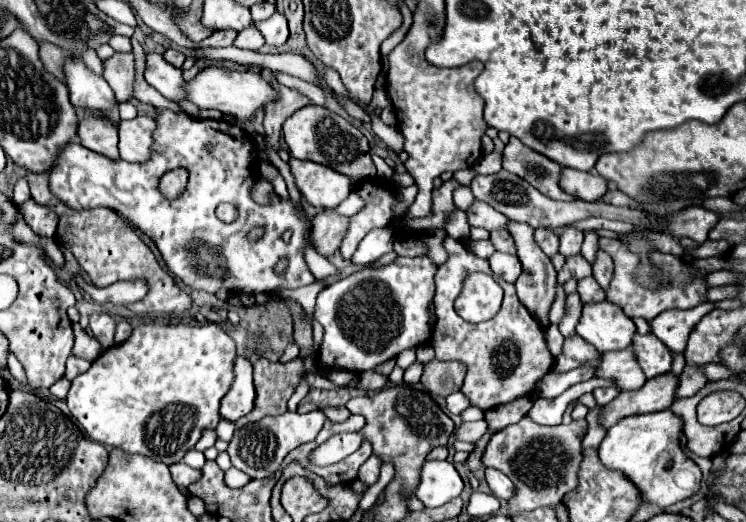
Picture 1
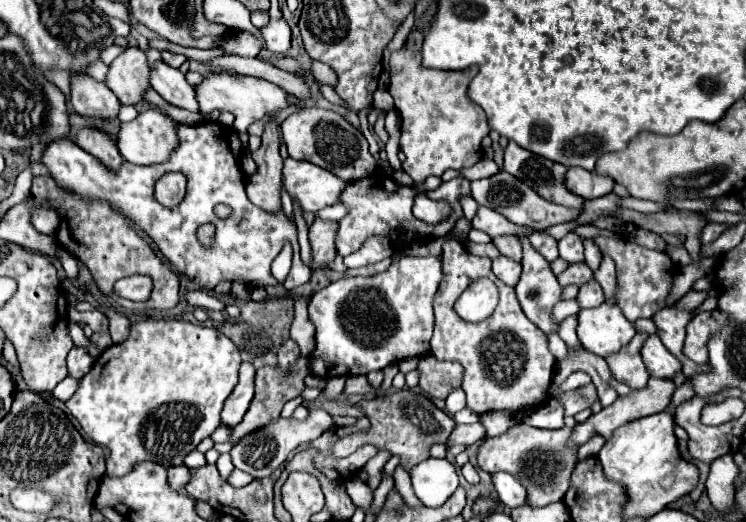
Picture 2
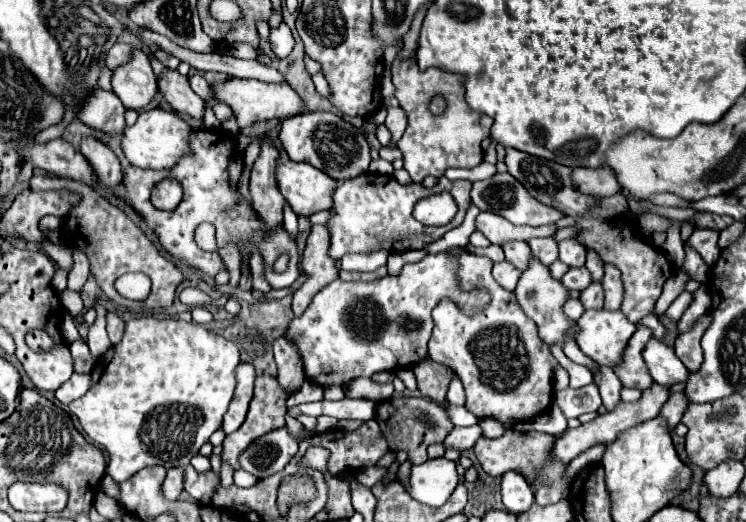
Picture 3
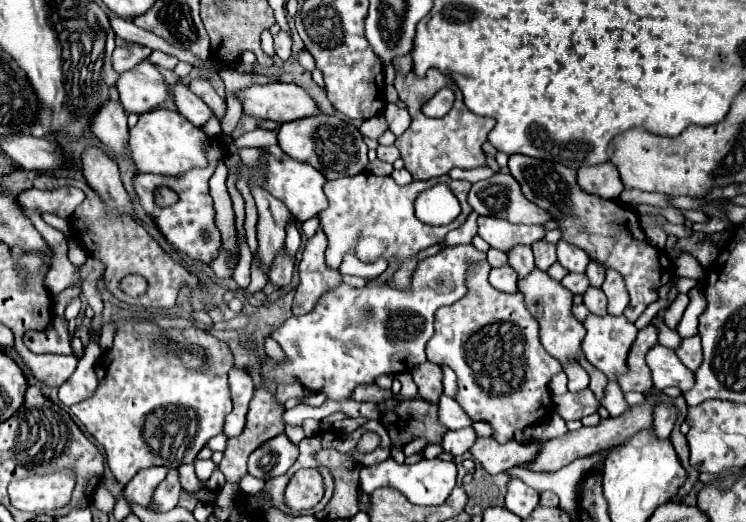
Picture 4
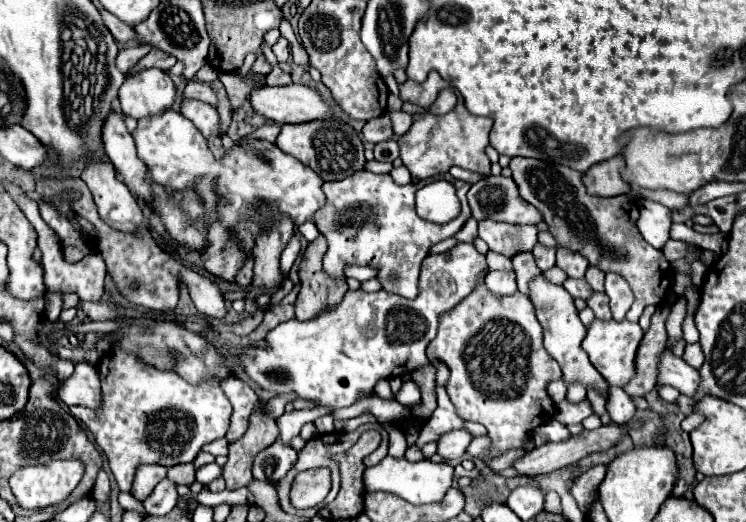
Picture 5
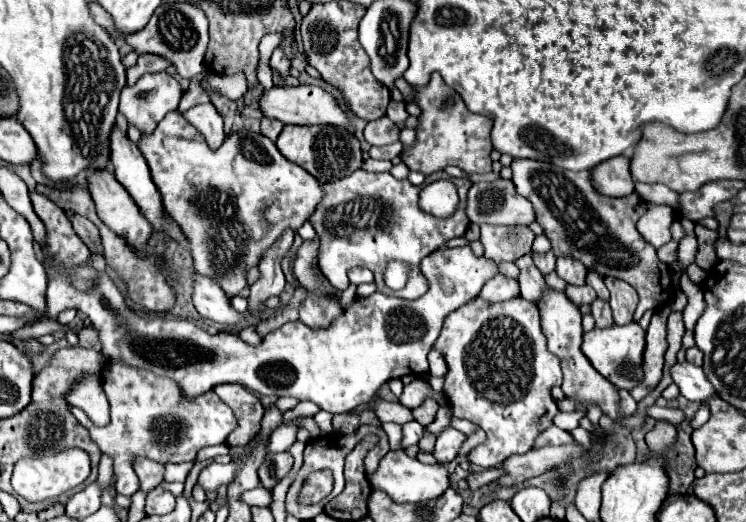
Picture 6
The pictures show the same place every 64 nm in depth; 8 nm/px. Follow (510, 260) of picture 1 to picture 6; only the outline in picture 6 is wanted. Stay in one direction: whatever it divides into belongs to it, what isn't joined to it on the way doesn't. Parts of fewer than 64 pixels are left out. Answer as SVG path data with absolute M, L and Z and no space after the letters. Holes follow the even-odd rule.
M496 274L492 280L488 280L480 292L480 298L496 304L496 302L504 302L510 298L518 296L518 282L512 278L506 278L502 274Z

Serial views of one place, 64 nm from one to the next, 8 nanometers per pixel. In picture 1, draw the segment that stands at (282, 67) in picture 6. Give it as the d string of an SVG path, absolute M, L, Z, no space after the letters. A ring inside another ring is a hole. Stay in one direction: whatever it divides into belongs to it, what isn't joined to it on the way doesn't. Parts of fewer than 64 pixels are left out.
M276 12L272 18L268 18L264 22L258 22L256 28L262 32L268 46L280 48L288 40L288 24L286 24L284 14L280 14L280 12Z

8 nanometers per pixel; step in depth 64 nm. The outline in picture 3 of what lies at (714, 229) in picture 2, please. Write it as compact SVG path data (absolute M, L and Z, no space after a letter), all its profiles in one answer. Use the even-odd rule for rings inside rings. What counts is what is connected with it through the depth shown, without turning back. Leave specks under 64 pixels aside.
M694 230L692 236L686 240L688 246L692 246L708 266L712 266L718 256L720 256L720 248L718 248L718 232L716 230Z

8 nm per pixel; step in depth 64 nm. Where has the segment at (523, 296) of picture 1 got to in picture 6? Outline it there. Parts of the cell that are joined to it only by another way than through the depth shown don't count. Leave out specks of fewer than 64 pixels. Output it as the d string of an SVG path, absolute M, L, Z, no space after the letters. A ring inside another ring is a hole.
M548 290L544 300L538 304L540 308L540 318L542 318L542 332L548 338L548 350L556 354L562 362L562 372L564 372L564 382L562 382L562 392L566 398L576 400L576 410L588 412L590 406L598 406L602 414L606 414L612 420L618 420L620 416L620 396L614 384L610 384L604 376L600 376L588 358L582 354L582 314L580 310L566 298L564 292L554 292Z

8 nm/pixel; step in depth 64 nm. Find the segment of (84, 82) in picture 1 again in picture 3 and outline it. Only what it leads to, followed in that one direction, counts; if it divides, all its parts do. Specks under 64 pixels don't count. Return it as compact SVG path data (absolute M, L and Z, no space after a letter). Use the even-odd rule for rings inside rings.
M96 90L80 108L78 116L86 126L100 130L108 136L116 136L116 134L124 134L126 128L124 112L126 110L116 94L106 90Z

